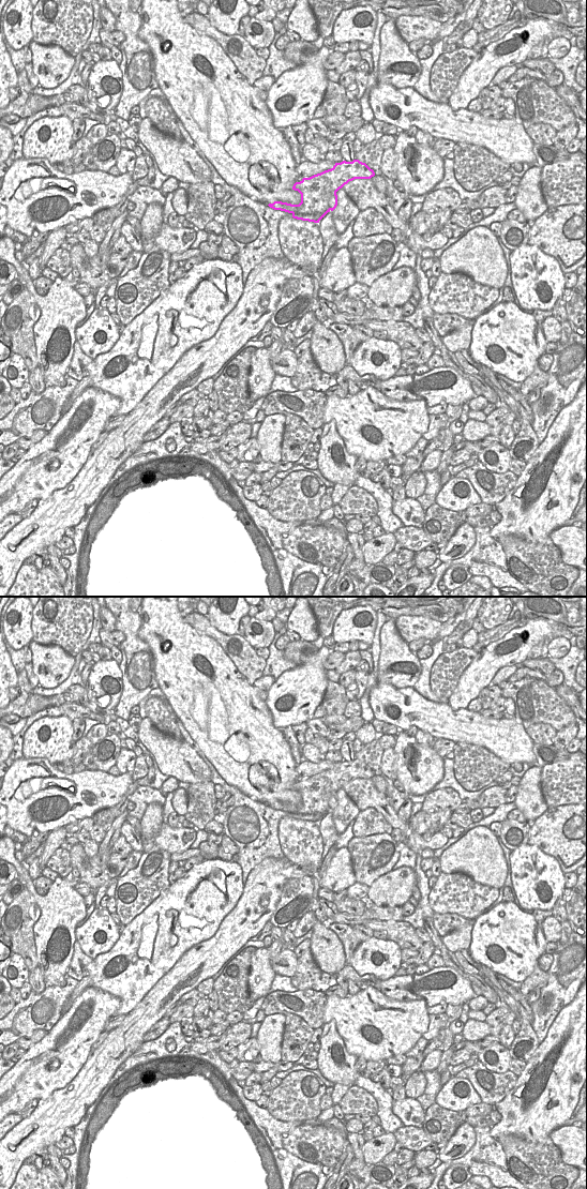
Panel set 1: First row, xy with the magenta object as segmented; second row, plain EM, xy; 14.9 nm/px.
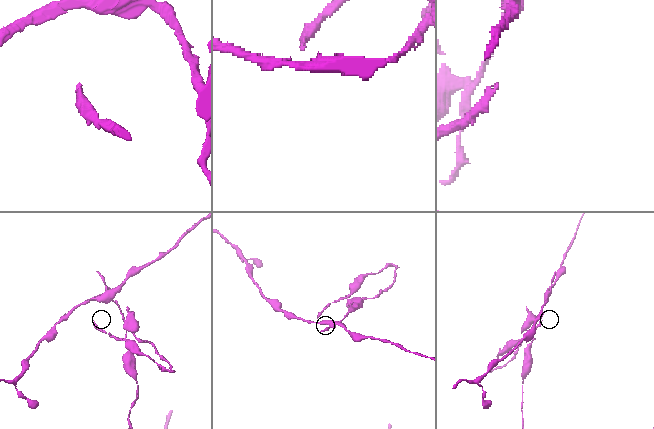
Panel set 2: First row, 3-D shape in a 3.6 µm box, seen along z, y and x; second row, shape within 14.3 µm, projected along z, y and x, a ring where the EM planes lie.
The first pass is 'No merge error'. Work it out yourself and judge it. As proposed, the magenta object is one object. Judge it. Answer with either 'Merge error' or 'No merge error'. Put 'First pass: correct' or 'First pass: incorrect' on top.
First pass: incorrect
Merge error.

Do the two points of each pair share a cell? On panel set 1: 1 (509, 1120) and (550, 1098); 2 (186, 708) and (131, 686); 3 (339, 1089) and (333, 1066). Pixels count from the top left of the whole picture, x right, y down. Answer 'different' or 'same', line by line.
1: same
2: different
3: different

